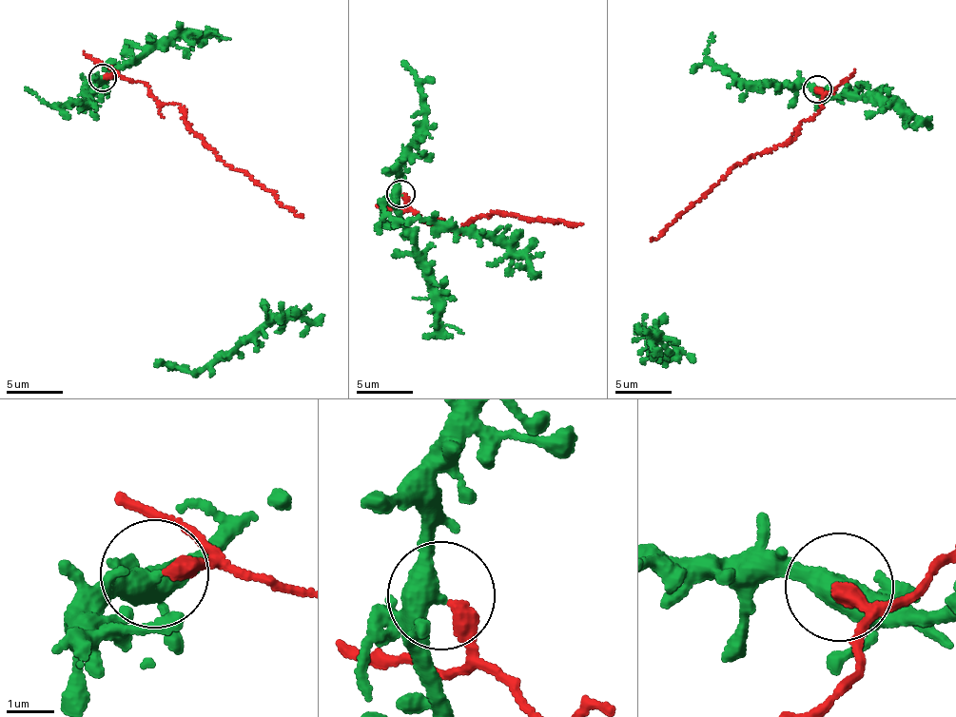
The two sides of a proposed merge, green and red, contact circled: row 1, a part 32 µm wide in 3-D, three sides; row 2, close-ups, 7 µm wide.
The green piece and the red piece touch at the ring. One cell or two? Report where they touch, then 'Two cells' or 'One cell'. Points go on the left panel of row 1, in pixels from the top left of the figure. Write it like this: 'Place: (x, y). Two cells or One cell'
Place: (102, 77). Two cells

